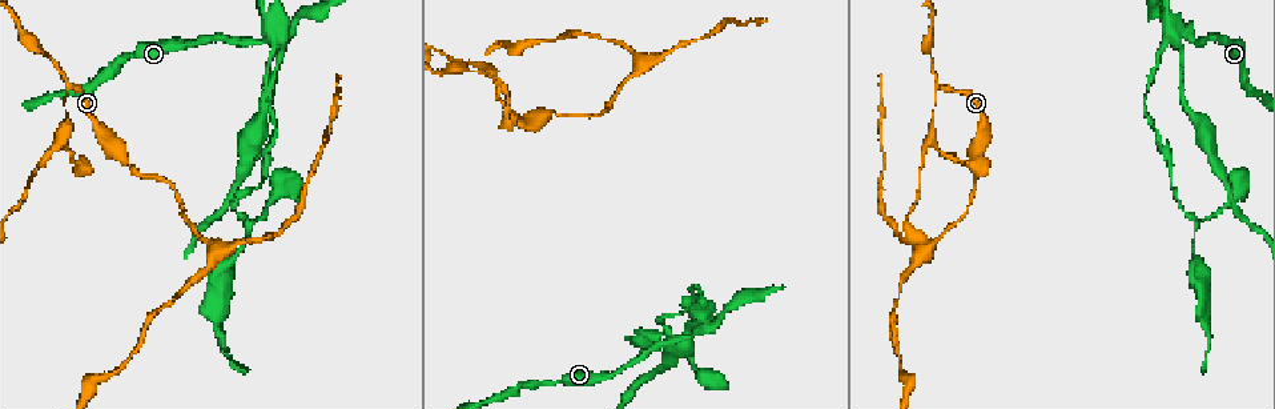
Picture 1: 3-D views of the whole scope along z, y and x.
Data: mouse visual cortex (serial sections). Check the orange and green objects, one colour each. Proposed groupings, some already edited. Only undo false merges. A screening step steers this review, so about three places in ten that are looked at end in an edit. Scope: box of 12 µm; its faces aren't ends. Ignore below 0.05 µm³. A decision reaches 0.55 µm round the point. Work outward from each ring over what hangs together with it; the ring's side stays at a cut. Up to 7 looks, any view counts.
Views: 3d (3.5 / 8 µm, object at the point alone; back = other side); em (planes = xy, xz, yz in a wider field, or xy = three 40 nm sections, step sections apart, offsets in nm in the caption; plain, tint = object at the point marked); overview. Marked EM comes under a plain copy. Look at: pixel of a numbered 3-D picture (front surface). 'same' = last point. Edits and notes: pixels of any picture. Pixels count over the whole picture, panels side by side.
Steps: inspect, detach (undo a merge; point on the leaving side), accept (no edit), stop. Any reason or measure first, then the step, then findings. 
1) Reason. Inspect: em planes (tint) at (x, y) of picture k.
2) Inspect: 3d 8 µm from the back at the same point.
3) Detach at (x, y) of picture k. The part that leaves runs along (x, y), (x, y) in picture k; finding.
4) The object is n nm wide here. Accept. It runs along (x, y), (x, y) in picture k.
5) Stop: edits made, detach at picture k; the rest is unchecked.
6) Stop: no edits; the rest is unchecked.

Three-way junction. Inspect: 3d 8 µm from the back at (941, 88) of picture 1.

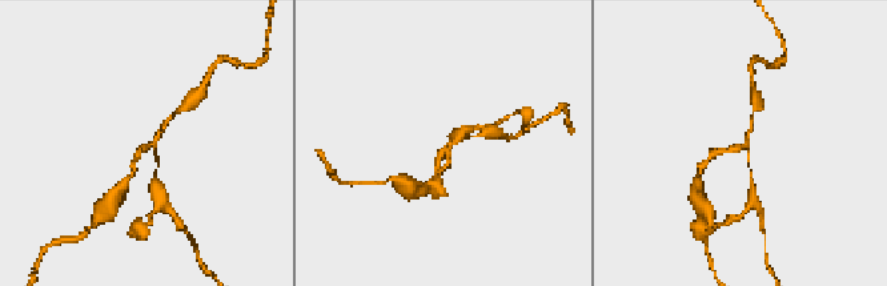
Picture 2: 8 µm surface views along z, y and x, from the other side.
Closer look. Inspect: 3d 3.5 µm at (739, 149) of picture 2.

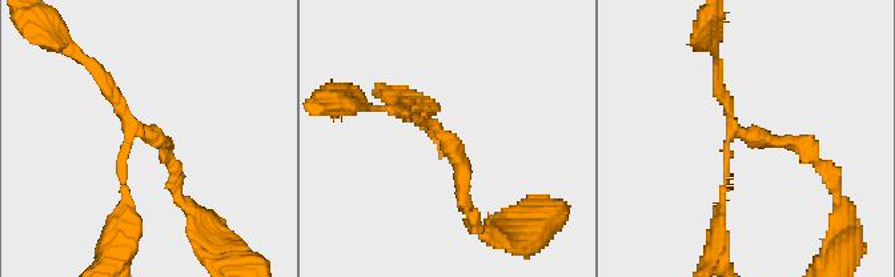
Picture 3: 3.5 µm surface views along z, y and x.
3 arms meet here; the arms are 100, 150, 200 nm wide. Inspect: em xy step 5 (tint) at (142, 132) of picture 3.

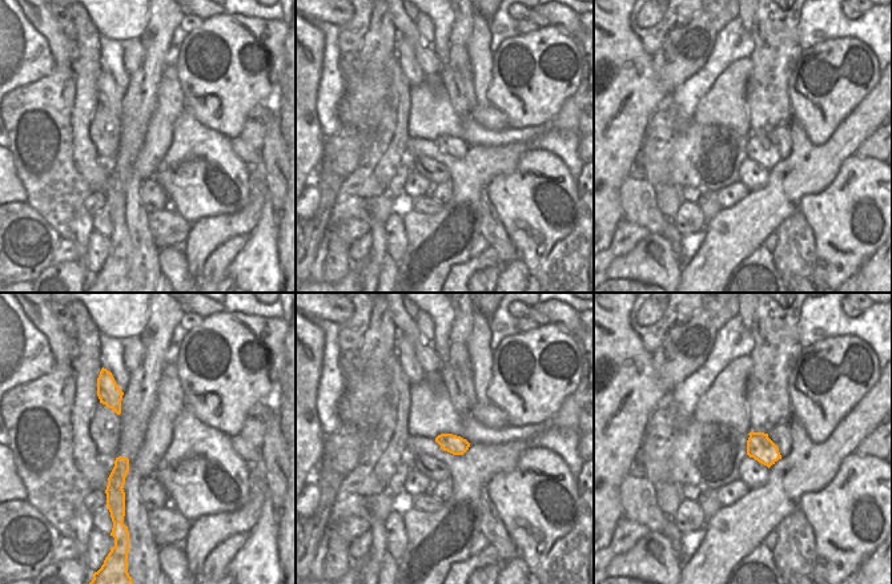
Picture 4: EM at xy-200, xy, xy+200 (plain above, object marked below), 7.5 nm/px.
Detach at (124, 189) of picture 3. The part that leaves runs along (132, 139), (112, 257) in picture 3; a second cell is stuck on.

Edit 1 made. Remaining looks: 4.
Narrows sharply. Inspect: 3d 8 µm at (162, 180) of picture 1.

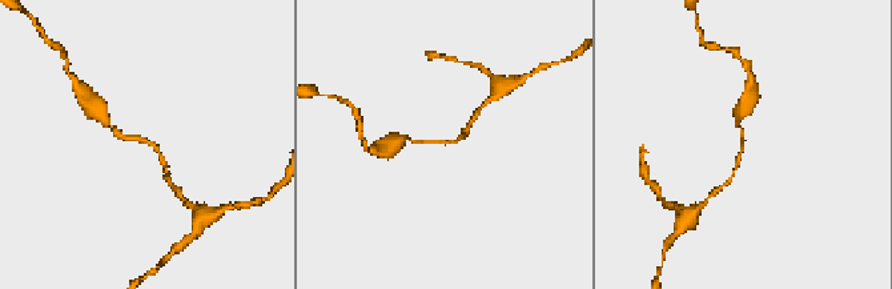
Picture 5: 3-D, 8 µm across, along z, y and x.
Inspect: 3d 3.5 µm at (441, 140) of picture 5.

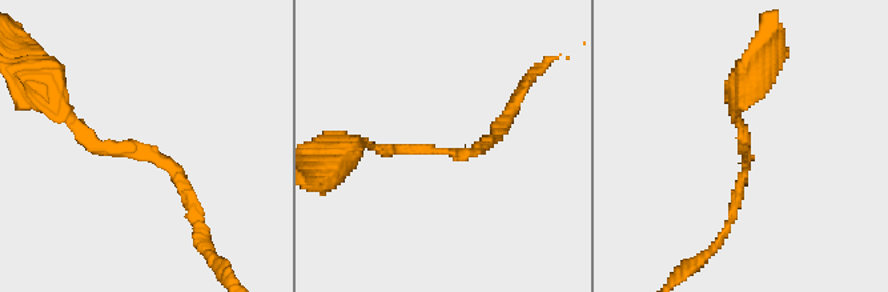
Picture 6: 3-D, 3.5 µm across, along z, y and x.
The arms are 150, 150 nm wide. Accept. It runs along (361, 143), (471, 154), (493, 139) in picture 6; all the same cell.

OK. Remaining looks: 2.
Thin neck. Inspect: 3d 3.5 µm at (263, 237) of picture 1.

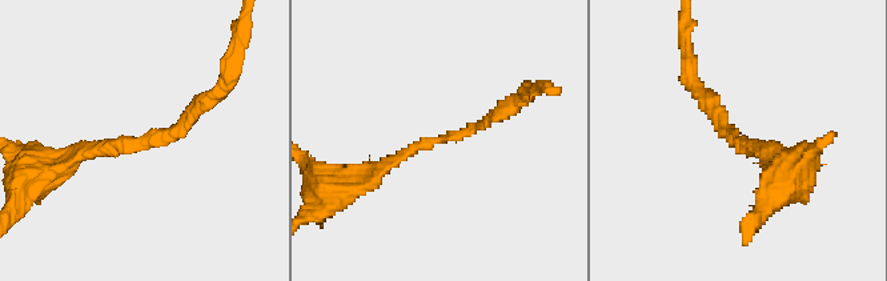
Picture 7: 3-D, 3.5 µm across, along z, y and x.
The arms are 150, 200 nm wide; now the EM. Inspect: em xy step 3 (tint) at (441, 140) of picture 7.

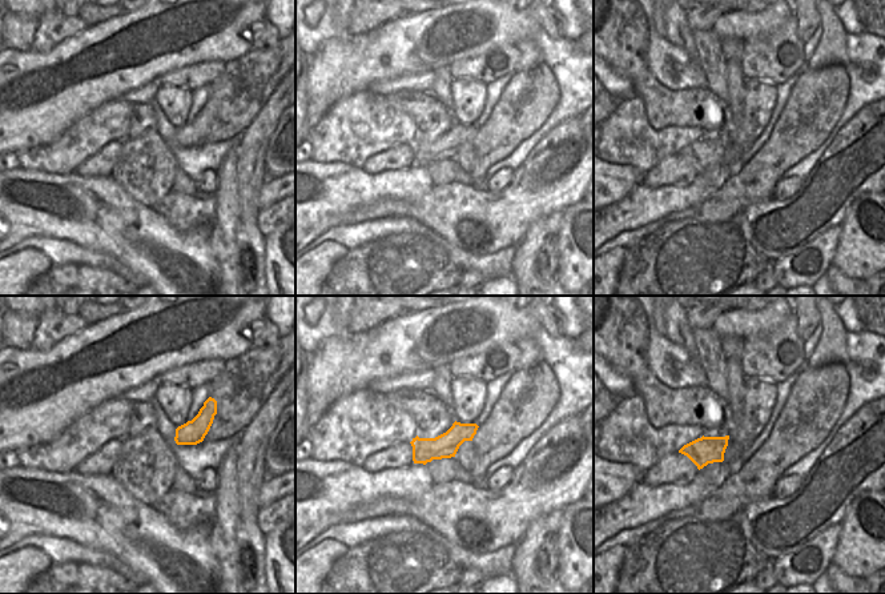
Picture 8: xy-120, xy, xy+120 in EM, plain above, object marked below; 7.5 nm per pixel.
Accept. Continuous, no second cell.

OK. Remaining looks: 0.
Stop: edits made, detach at picture 3; the rest is unchecked.

